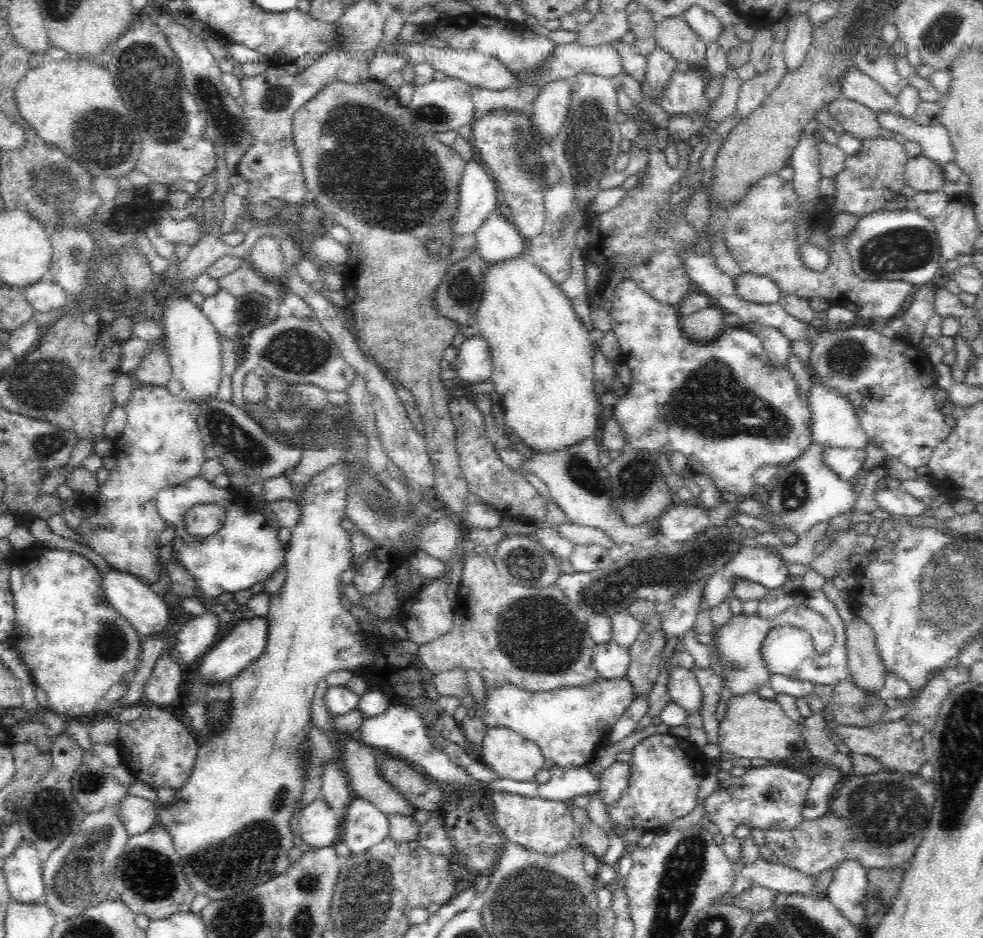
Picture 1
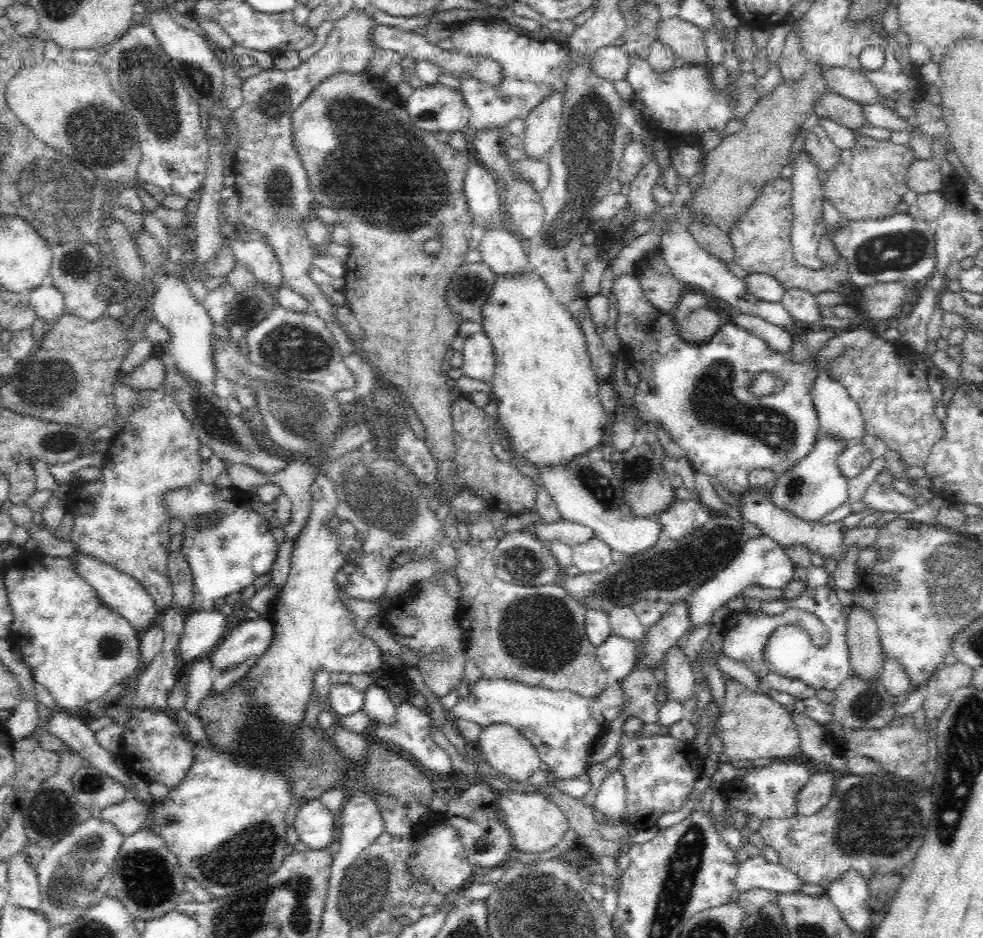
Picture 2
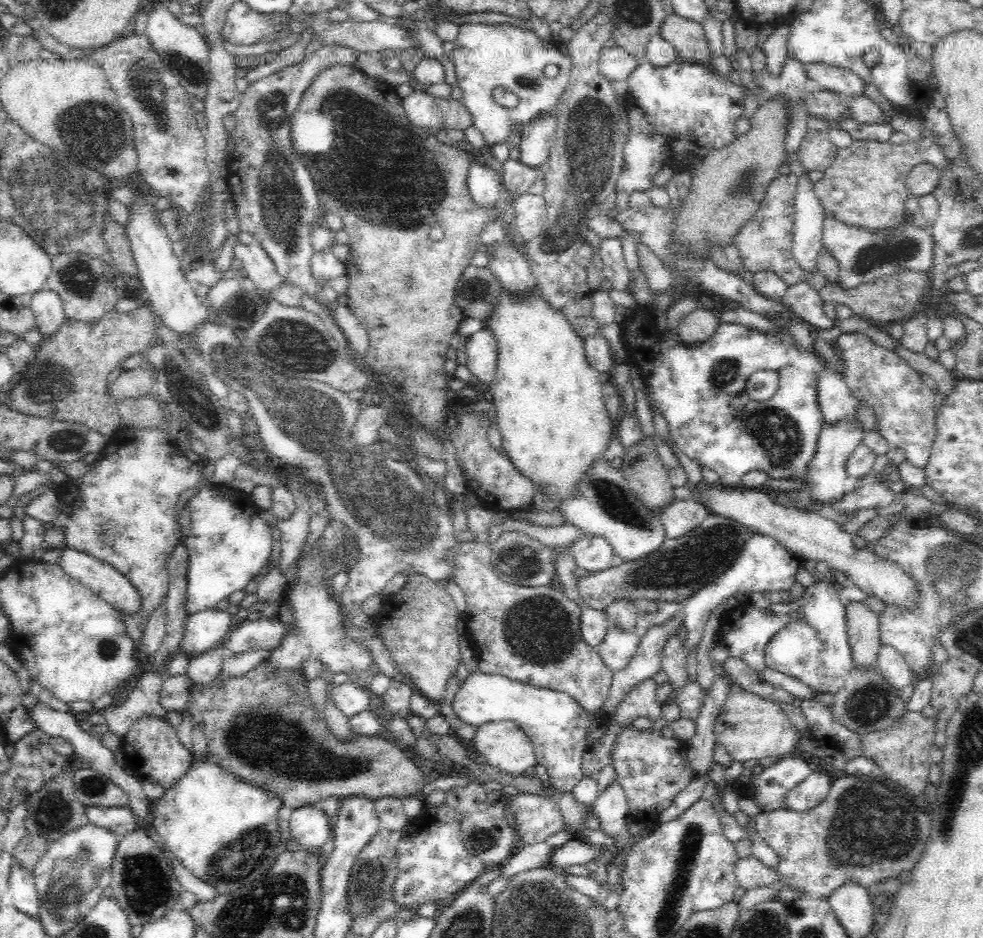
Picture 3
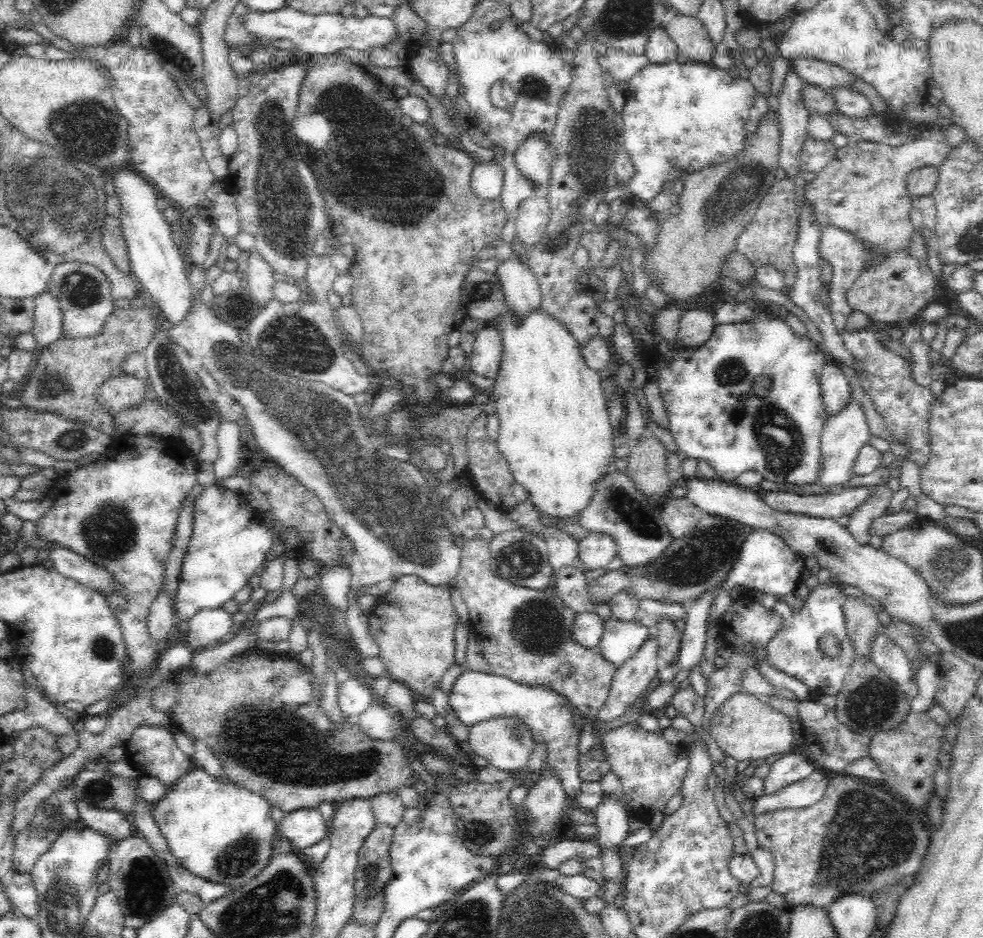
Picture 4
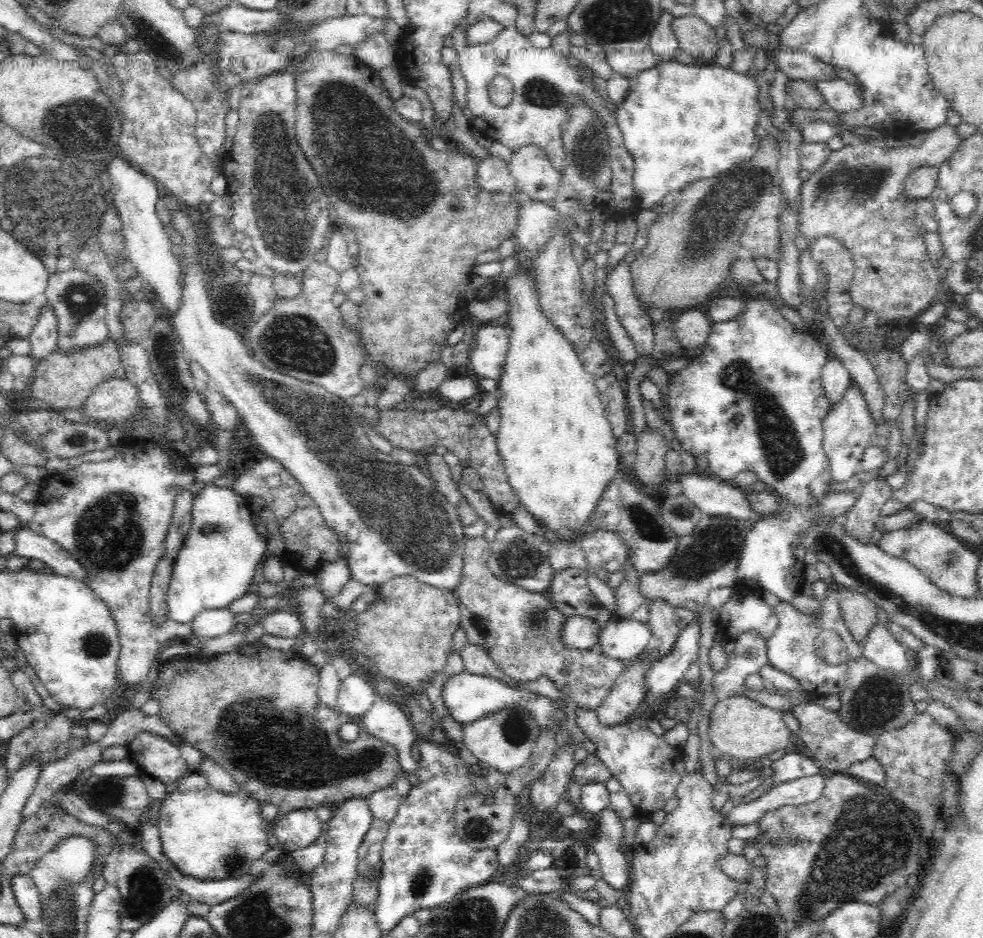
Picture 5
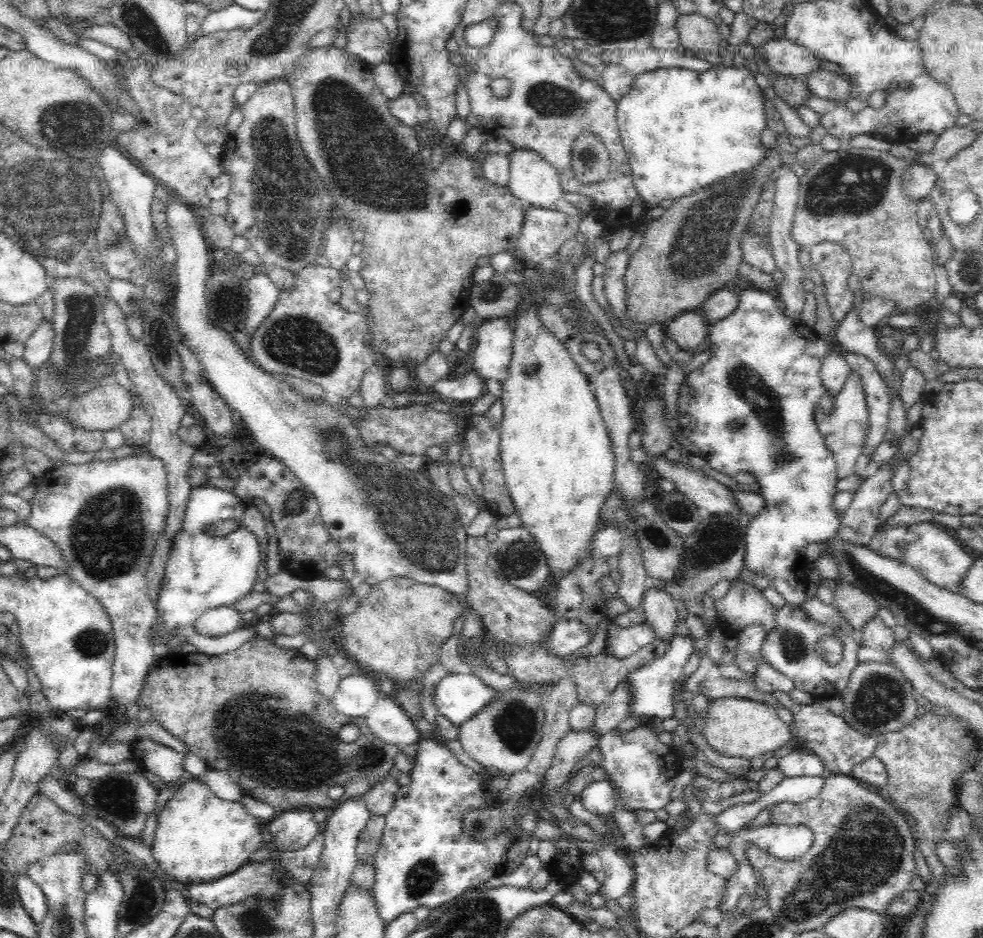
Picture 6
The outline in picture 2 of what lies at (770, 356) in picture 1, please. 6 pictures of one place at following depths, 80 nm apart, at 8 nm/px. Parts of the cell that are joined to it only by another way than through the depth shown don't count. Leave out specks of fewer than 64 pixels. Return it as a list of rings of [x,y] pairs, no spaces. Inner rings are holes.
[[[742,313],[734,319],[733,324],[762,339],[770,351],[782,355],[790,353],[793,344],[792,335],[786,332],[786,329],[768,324],[758,317]]]

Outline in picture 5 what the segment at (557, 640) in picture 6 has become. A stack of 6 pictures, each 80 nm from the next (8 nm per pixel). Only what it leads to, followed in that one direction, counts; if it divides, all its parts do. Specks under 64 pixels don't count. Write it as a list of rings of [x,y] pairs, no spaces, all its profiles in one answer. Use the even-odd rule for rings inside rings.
[[[572,616],[564,624],[562,641],[568,648],[584,648],[586,651],[597,649],[601,627],[590,617]]]

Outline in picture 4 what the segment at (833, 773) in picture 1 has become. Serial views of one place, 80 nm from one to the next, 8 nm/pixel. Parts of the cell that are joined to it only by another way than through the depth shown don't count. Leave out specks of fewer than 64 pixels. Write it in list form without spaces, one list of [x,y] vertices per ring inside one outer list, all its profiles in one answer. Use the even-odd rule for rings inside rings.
[[[816,769],[808,778],[786,786],[773,795],[762,795],[754,799],[755,816],[785,808],[801,809],[812,806],[823,799],[829,780],[821,769]]]

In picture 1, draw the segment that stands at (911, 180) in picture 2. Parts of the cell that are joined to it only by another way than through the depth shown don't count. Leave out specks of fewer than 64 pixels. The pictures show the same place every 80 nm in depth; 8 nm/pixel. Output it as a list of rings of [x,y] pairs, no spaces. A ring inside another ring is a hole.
[[[923,155],[908,160],[904,175],[905,183],[916,192],[937,192],[947,183],[943,167]]]

